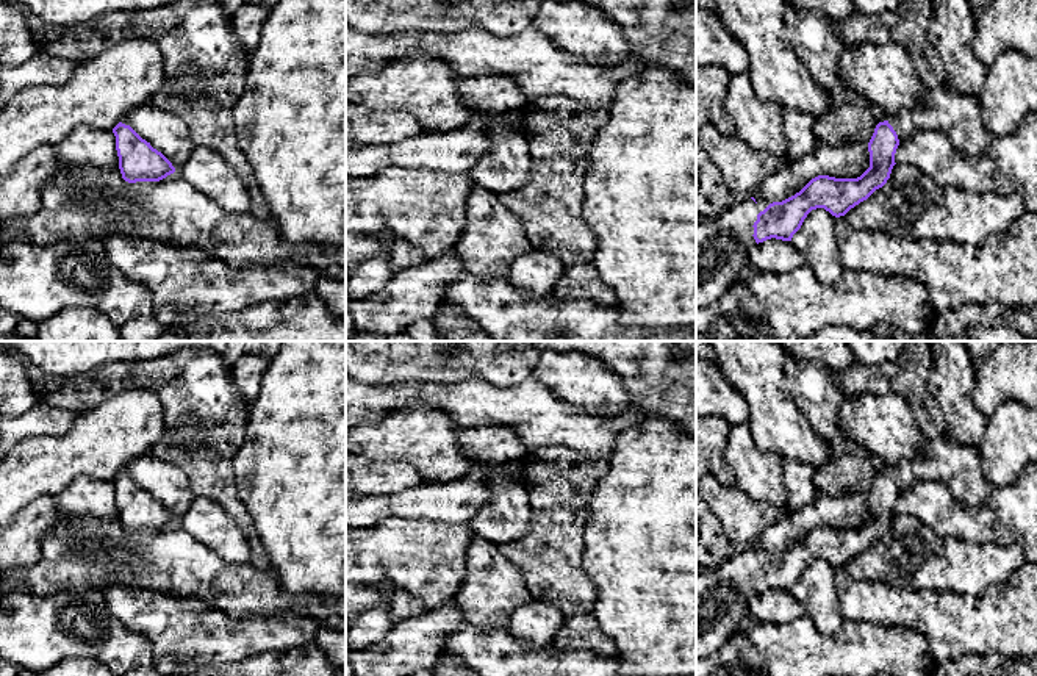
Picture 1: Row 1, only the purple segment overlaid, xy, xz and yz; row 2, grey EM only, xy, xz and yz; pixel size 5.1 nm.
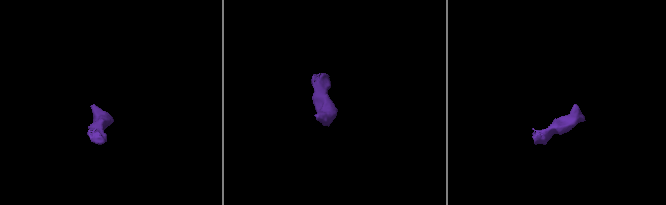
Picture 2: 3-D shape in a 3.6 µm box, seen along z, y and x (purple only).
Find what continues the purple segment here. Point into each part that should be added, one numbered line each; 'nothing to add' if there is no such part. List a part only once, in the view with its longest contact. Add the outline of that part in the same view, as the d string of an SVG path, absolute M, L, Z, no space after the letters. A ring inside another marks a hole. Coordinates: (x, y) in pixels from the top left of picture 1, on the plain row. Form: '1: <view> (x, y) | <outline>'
1: yz (958, 467) | M945 432L924 438L926 455L915 455L888 468L899 493L921 480L943 482L949 494L963 507L982 504L995 488L981 469L979 446L963 446Z
2: yz (723, 593) | M745 546L713 570L696 570L696 657L718 651L748 621L752 576L768 556Z

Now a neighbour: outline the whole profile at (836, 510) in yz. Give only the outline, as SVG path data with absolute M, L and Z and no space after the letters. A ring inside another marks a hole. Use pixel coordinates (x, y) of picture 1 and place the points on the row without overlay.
M816 493L815 501L784 515L766 526L757 543L759 549L773 554L799 543L812 529L829 526L835 529L857 529L870 518L868 494L827 494Z

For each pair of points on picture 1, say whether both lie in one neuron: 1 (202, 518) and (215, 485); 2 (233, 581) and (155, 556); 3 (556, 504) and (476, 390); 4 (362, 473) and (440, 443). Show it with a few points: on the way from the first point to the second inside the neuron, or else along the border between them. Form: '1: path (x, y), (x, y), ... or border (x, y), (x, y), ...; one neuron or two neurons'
1: border (196, 496), (216, 501), (236, 524); two neurons
2: path (215, 575), (190, 570), (174, 562); one neuron
3: border (563, 445), (538, 446), (527, 451); two neurons
4: border (362, 456), (371, 460), (405, 460), (424, 479); two neurons

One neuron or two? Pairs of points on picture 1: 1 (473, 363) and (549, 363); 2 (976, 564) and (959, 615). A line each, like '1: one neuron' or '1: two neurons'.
1: two neurons
2: two neurons

